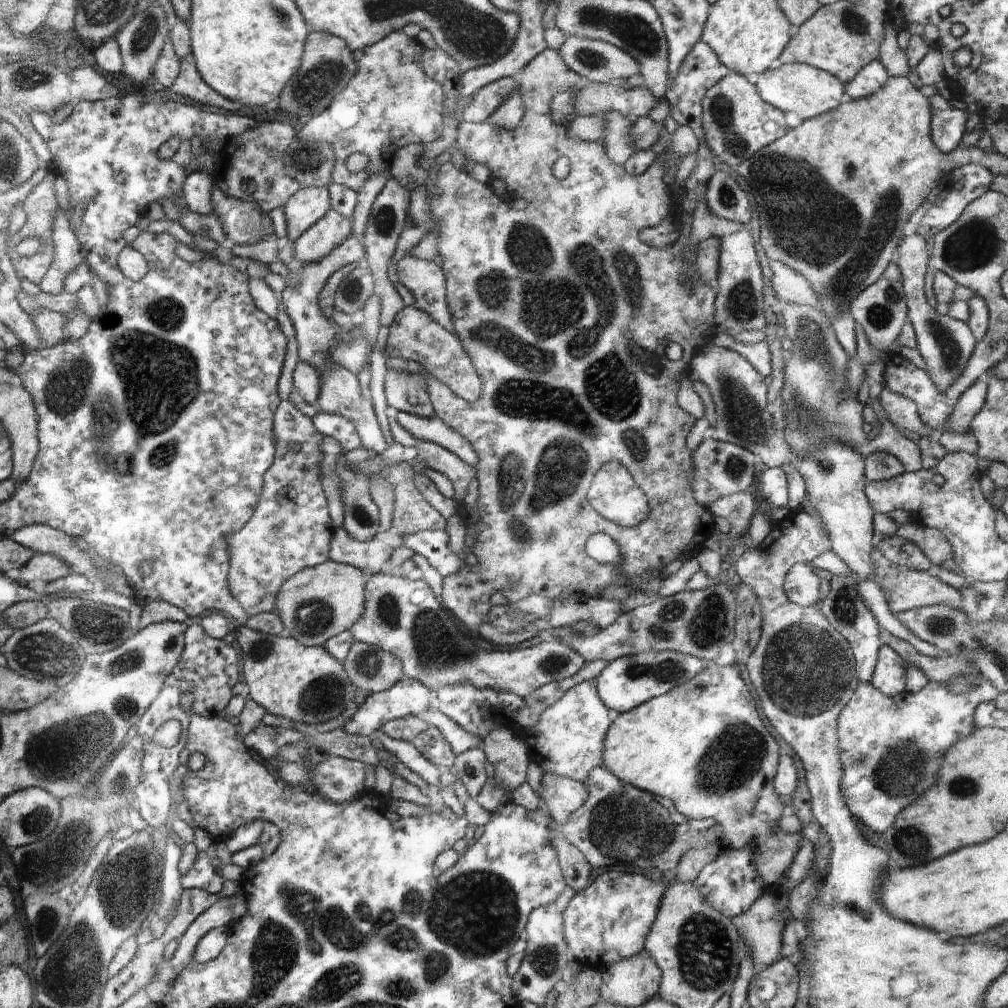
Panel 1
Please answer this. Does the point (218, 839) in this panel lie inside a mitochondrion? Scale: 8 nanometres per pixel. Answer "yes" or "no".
no

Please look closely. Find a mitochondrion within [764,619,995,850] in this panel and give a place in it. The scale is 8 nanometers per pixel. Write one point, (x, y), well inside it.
(899, 770)

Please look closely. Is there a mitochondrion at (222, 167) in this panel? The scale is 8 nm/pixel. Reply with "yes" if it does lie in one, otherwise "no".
no

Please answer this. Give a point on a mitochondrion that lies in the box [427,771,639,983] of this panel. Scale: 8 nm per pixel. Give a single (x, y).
(545, 958)

